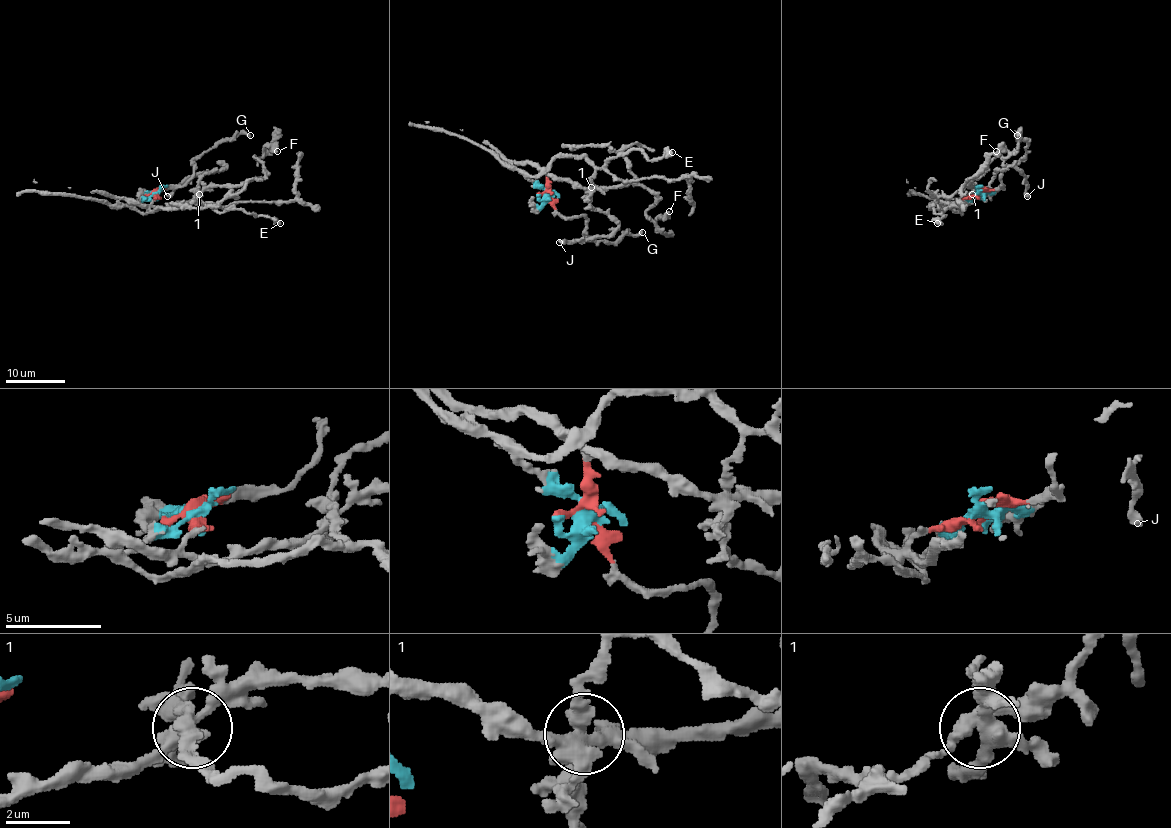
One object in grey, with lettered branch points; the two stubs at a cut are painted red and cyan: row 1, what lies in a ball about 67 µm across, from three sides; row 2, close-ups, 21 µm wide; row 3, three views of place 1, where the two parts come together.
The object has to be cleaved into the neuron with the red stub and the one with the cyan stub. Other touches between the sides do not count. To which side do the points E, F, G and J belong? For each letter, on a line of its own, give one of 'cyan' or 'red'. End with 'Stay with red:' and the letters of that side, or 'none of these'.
E: cyan
F: red
G: red
J: cyan
Stay with red: F, G

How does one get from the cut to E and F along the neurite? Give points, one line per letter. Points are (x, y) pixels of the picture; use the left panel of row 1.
E: (155, 192), (145, 197), (136, 207), (148, 213), (155, 209), (209, 203), (218, 212), (240, 210), (280, 223)
F: (155, 192), (152, 204), (168, 207), (210, 186), (245, 185), (264, 176), (254, 156), (265, 146), (277, 152)

